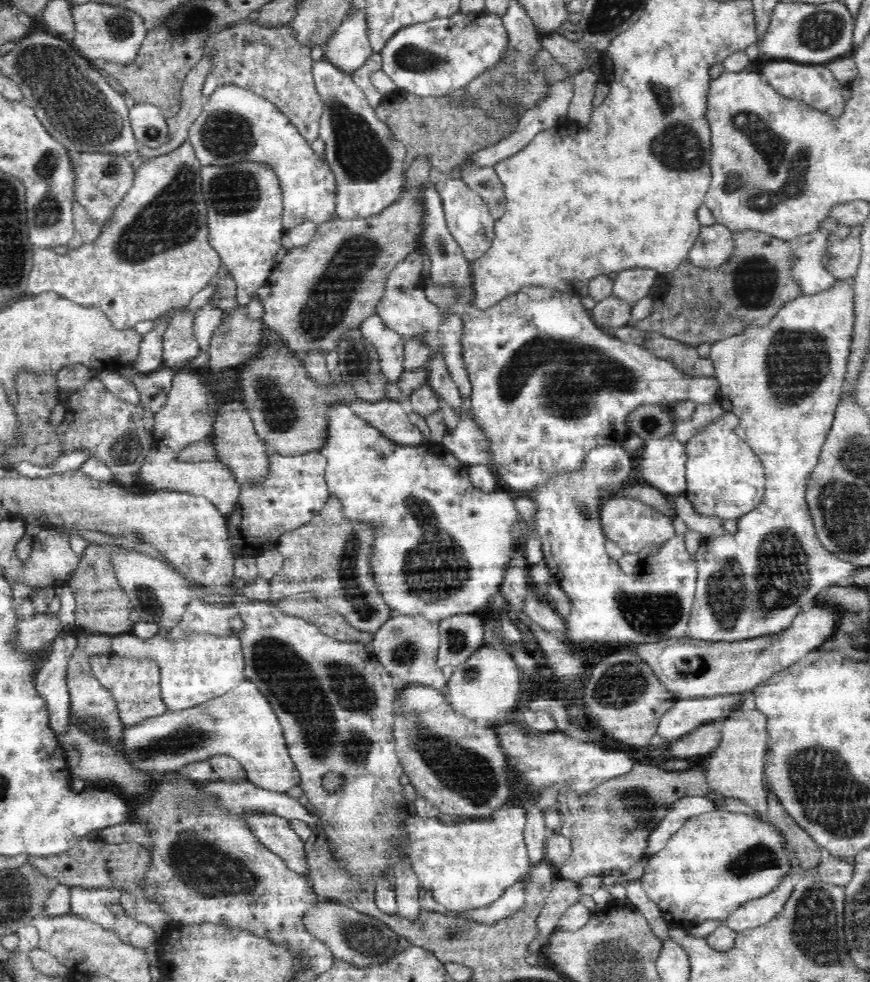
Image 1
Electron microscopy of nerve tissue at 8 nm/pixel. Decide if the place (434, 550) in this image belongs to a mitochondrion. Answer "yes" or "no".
yes

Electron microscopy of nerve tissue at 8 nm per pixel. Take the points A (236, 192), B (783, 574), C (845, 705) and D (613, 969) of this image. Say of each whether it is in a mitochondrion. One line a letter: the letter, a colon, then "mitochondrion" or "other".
A: mitochondrion
B: mitochondrion
C: other
D: mitochondrion

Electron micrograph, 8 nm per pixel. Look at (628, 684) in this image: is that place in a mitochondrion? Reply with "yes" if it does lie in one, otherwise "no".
yes

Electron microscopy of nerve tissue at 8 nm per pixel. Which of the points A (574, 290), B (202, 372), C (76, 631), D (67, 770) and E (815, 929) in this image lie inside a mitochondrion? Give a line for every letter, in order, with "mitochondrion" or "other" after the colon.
A: other
B: other
C: other
D: other
E: mitochondrion

